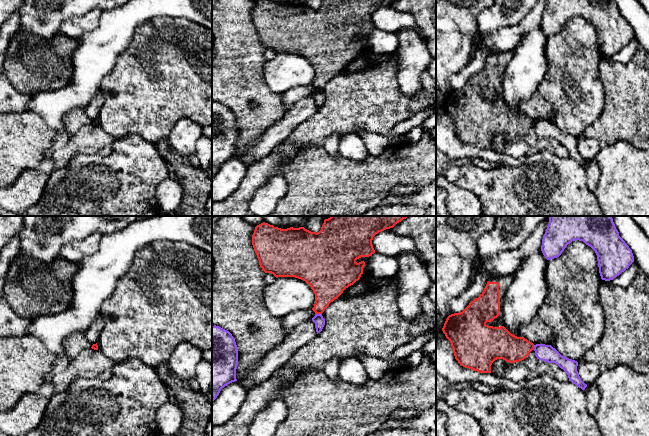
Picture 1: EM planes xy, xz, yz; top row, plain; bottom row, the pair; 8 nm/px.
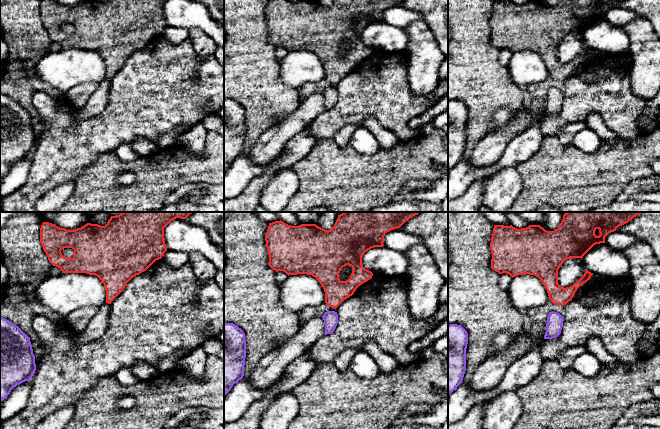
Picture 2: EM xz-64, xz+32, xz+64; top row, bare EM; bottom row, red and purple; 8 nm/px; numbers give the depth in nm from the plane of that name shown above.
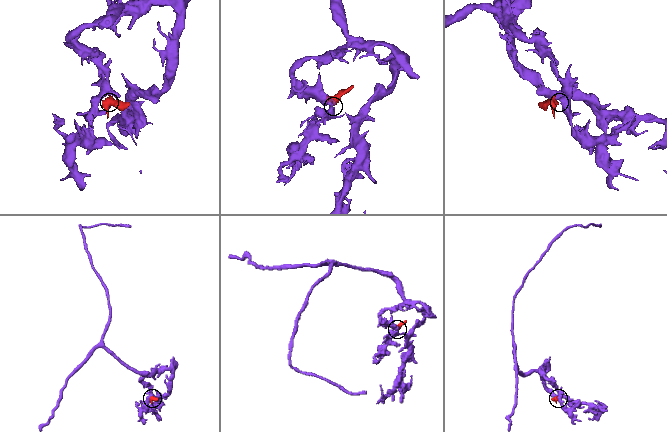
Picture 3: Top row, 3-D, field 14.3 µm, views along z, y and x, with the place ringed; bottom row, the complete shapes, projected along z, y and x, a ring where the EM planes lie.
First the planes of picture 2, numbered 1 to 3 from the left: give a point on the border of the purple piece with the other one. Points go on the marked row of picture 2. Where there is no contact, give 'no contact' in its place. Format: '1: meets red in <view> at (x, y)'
1: no contact
2: no contact
3: no contact

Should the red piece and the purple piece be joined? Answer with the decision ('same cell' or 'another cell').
another cell

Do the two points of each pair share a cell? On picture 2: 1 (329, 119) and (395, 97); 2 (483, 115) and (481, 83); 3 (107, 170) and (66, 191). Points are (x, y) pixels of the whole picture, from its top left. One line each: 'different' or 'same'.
1: same
2: same
3: different

